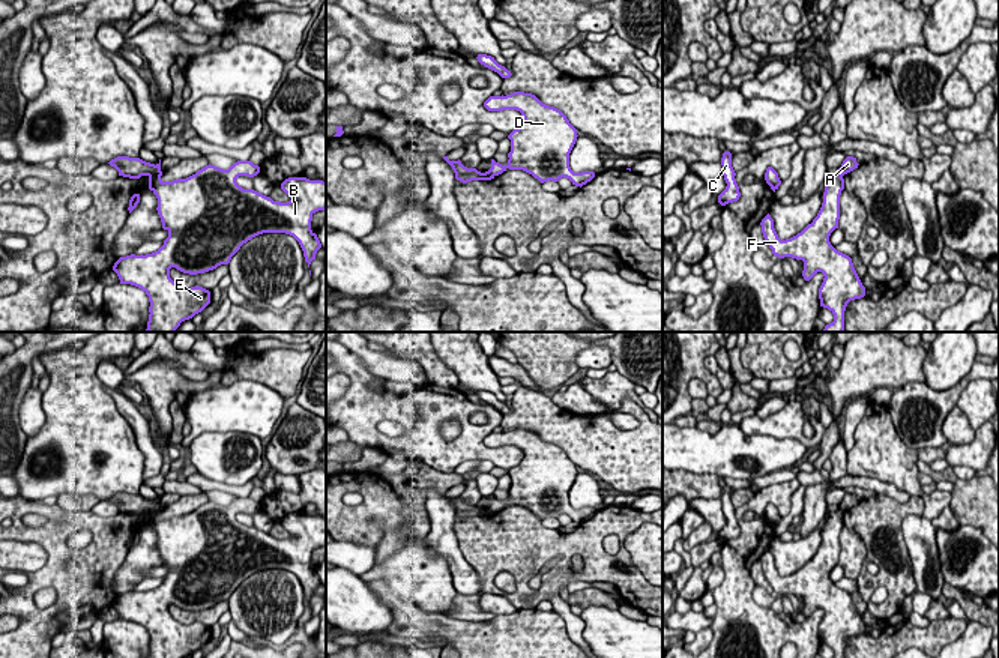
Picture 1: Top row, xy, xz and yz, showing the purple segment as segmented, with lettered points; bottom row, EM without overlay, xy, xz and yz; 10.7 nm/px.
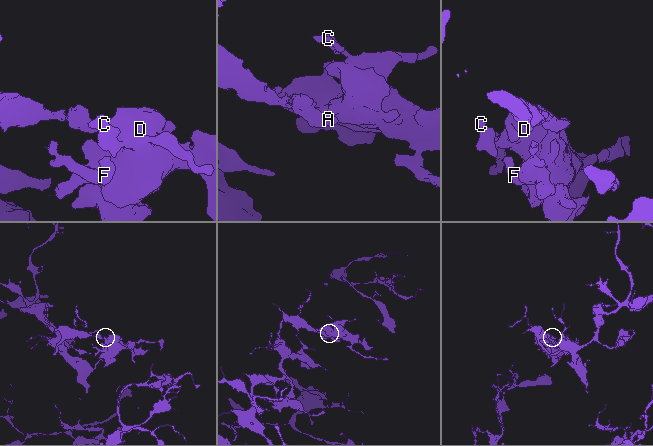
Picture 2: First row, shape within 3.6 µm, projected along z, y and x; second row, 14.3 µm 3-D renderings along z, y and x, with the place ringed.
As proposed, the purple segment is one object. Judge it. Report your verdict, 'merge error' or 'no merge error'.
merge error

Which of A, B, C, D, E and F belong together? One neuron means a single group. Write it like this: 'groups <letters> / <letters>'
groups A / B C D E F

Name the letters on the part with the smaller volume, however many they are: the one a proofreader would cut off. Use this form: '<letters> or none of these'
B, C, D, E, F

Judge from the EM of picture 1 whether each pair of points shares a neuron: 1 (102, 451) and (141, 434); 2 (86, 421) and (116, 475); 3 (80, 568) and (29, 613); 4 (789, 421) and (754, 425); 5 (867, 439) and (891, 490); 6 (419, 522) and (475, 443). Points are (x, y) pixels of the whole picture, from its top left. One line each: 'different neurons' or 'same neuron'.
1: different neurons
2: same neuron
3: same neuron
4: same neuron
5: different neurons
6: different neurons

